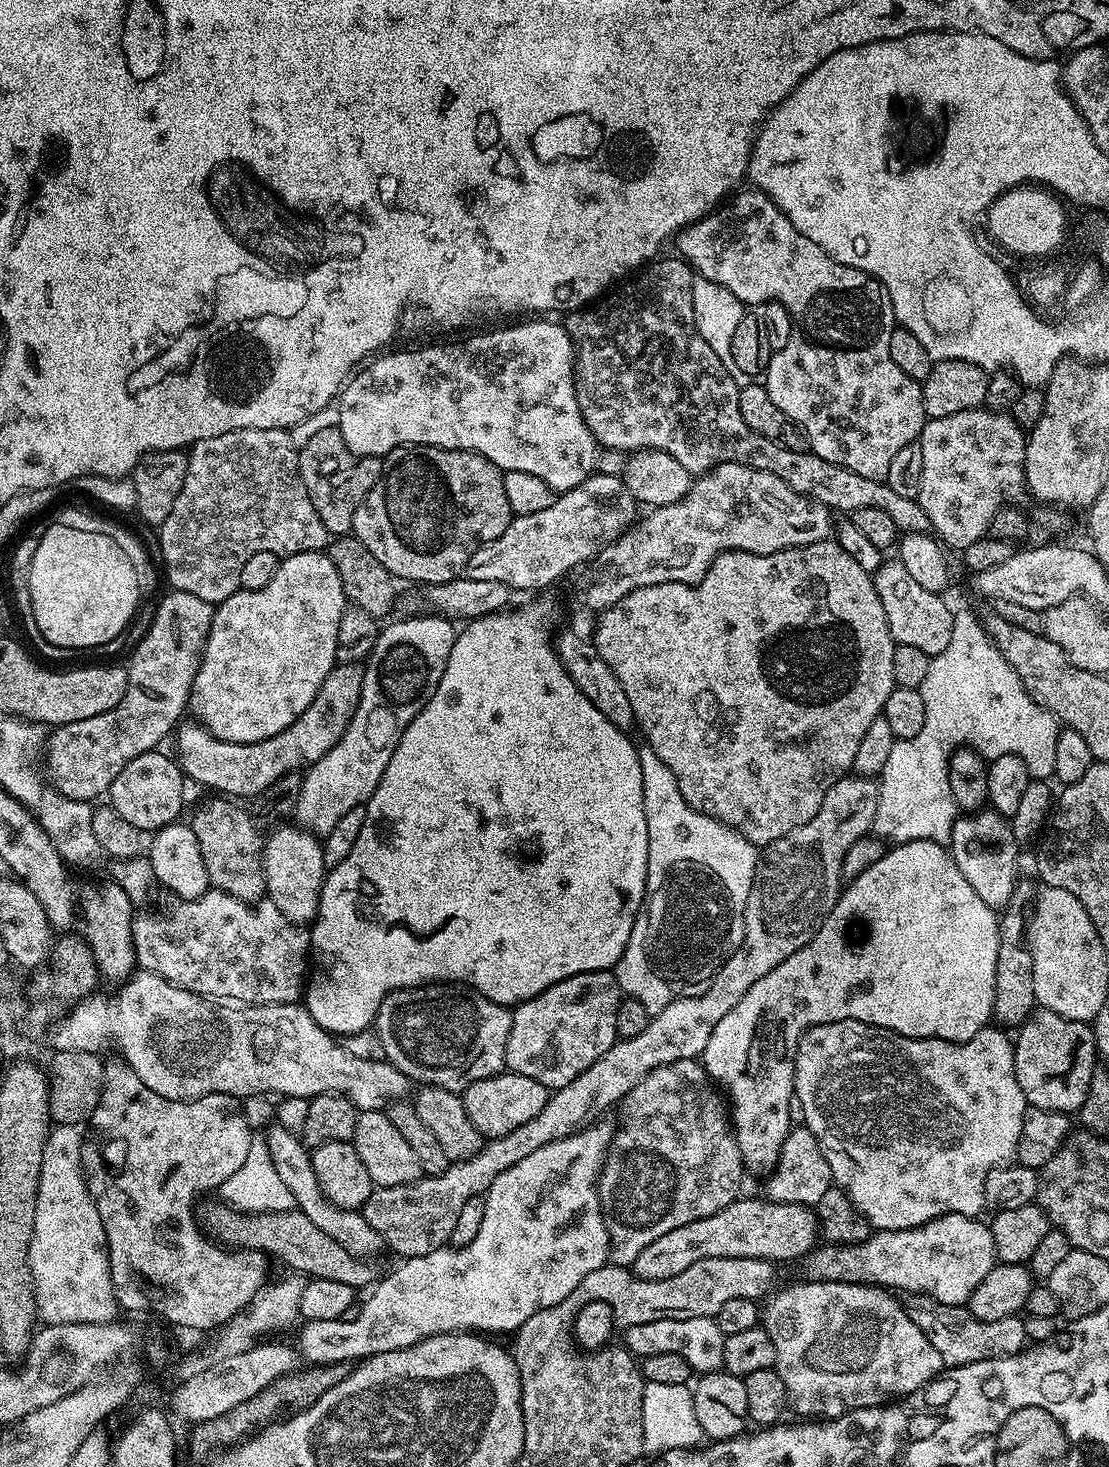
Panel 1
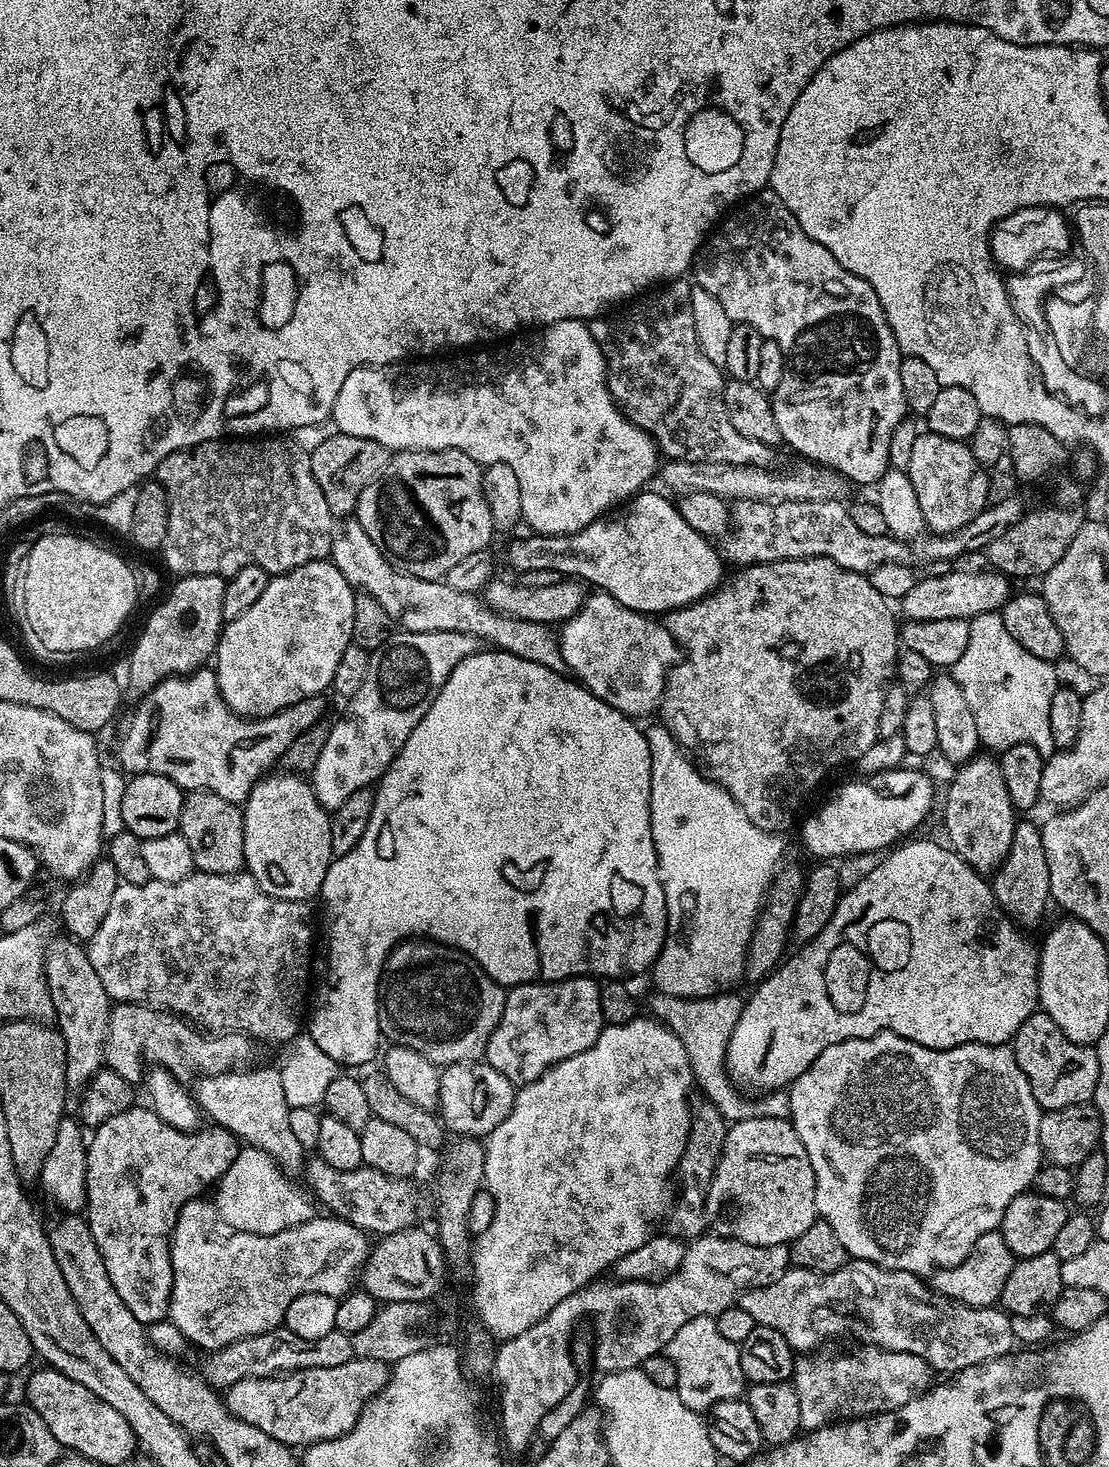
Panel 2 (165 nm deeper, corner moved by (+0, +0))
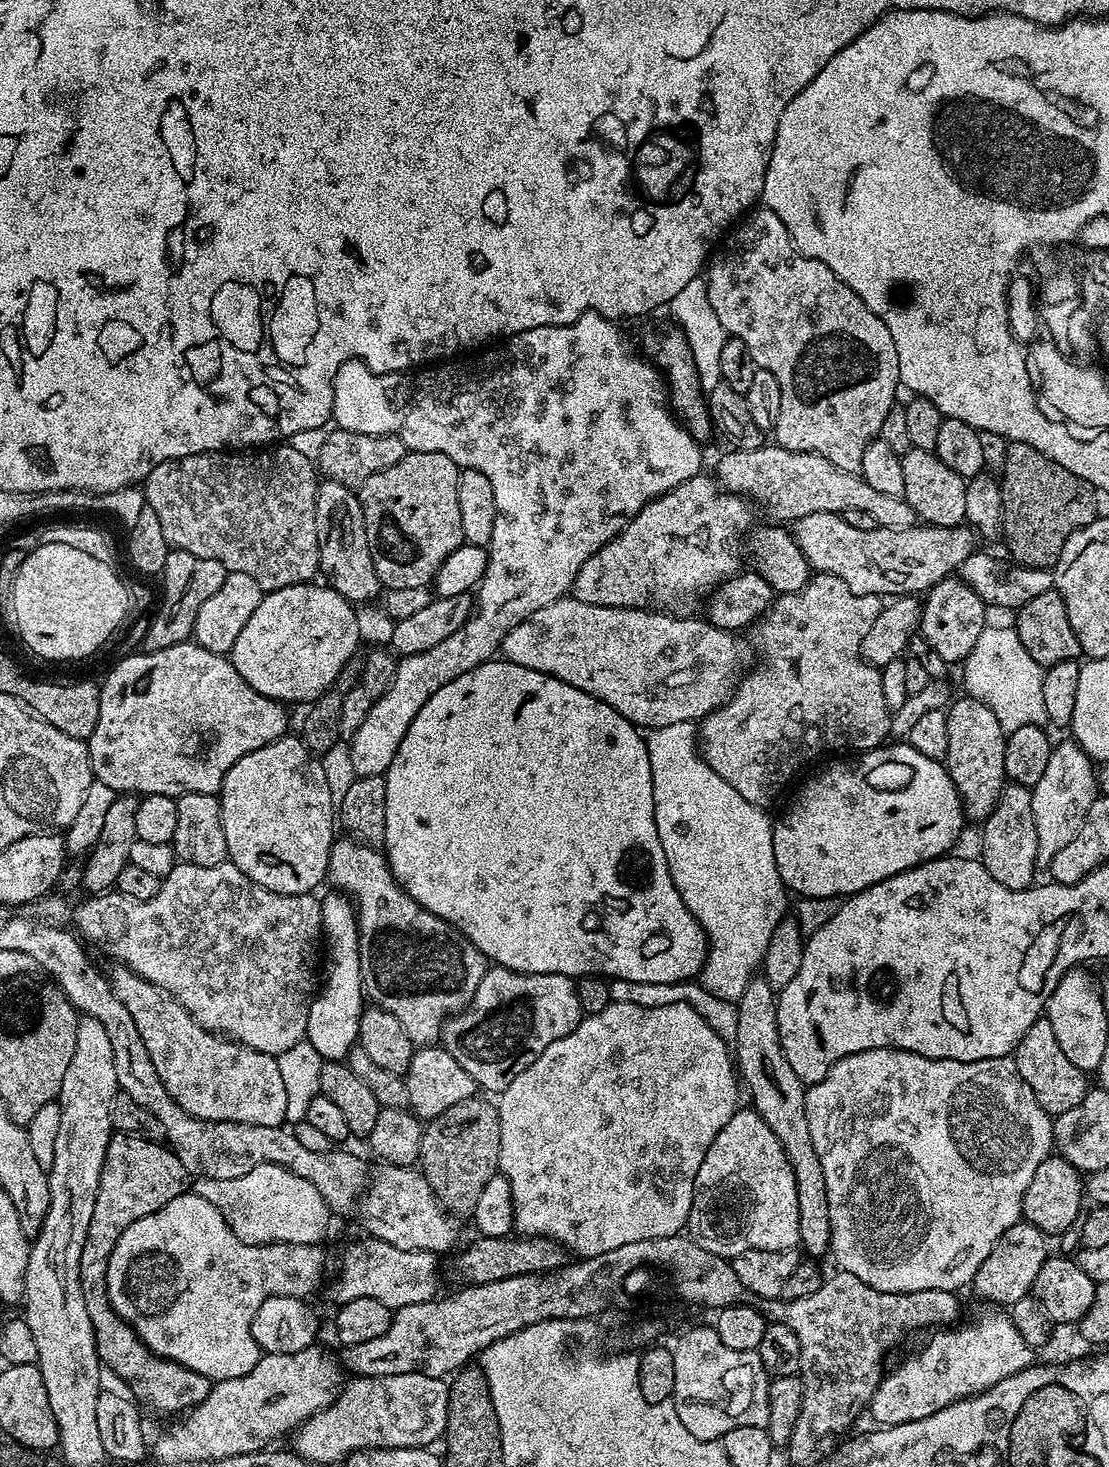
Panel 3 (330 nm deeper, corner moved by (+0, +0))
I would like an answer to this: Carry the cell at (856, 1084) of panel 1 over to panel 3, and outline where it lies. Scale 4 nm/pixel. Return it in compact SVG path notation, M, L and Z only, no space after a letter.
M875 1048L858 1054L850 1054L838 1062L834 1062L834 1066L828 1068L826 1078L822 1078L816 1084L807 1085L806 1089L806 1122L810 1122L810 1138L814 1138L814 1150L818 1150L818 1162L822 1162L822 1178L826 1178L826 1202L830 1202L830 1230L832 1231L830 1252L831 1255L836 1255L836 1260L840 1263L839 1267L845 1272L854 1274L854 1278L862 1278L862 1282L866 1282L866 1286L874 1286L874 1290L883 1292L917 1292L918 1290L956 1292L961 1290L960 1288L967 1289L972 1283L974 1274L978 1274L978 1266L982 1266L982 1262L986 1262L986 1254L990 1254L990 1250L994 1250L998 1238L1002 1238L1002 1234L1006 1234L1006 1230L1010 1230L1010 1226L1021 1223L1026 1186L1030 1186L1030 1182L1034 1178L1034 1170L1038 1170L1038 1166L1042 1166L1042 1162L1054 1148L1052 1142L1053 1117L1049 1116L1046 1110L1042 1110L1038 1098L1034 1098L1034 1090L1030 1090L1030 1086L1026 1086L1015 1059L1012 1056L1003 1056L1002 1058L986 1058L978 1062L931 1060L917 1052L907 1052L904 1048Z

